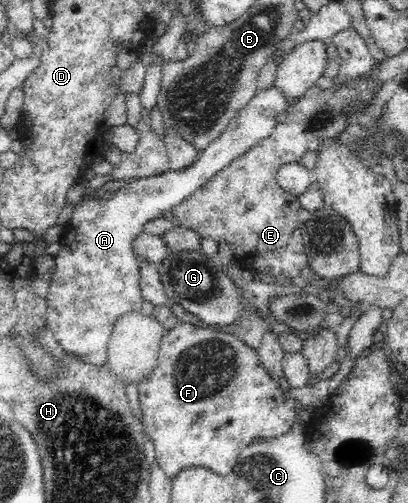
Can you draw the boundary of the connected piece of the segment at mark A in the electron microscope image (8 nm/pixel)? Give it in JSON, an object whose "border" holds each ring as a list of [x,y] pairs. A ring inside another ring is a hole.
{"border":[[[276,85],[258,90],[256,96],[227,124],[218,138],[215,138],[204,150],[201,150],[194,164],[182,172],[168,168],[164,174],[150,178],[130,178],[124,187],[110,194],[110,199],[94,196],[88,197],[93,191],[84,193],[75,204],[70,221],[66,224],[64,234],[59,241],[60,252],[55,255],[55,274],[51,282],[48,296],[45,300],[48,306],[47,324],[54,331],[58,344],[66,353],[80,357],[80,360],[91,366],[104,366],[107,363],[107,344],[114,323],[124,314],[141,312],[143,297],[140,284],[140,260],[135,254],[134,240],[144,231],[145,225],[153,218],[158,218],[190,198],[202,185],[216,176],[230,162],[252,150],[262,138],[268,138],[278,122],[276,117],[280,112],[286,112],[291,102],[286,100],[284,93]]]}

